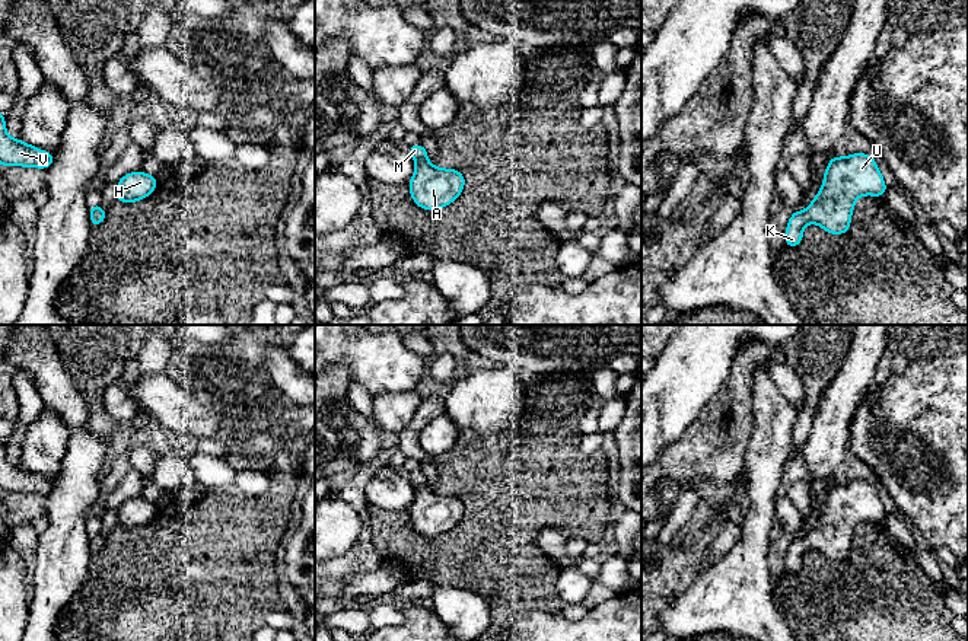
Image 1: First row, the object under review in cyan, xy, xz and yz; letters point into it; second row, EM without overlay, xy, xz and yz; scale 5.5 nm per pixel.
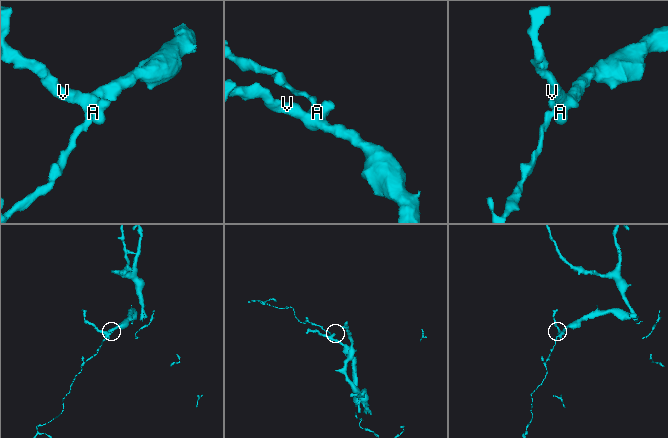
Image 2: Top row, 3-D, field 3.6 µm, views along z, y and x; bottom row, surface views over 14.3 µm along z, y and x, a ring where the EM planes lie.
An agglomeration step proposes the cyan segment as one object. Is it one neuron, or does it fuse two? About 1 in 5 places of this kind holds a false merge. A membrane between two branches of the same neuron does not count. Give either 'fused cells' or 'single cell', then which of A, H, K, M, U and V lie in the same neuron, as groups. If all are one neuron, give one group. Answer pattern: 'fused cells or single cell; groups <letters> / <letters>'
single cell; groups A H K M U V

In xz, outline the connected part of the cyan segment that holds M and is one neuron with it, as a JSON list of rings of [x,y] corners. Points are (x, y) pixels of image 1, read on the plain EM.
[[[421,469],[410,472],[410,482],[417,494],[408,513],[413,527],[420,535],[443,535],[461,522],[465,504],[458,495],[442,495],[430,491],[427,476]]]

